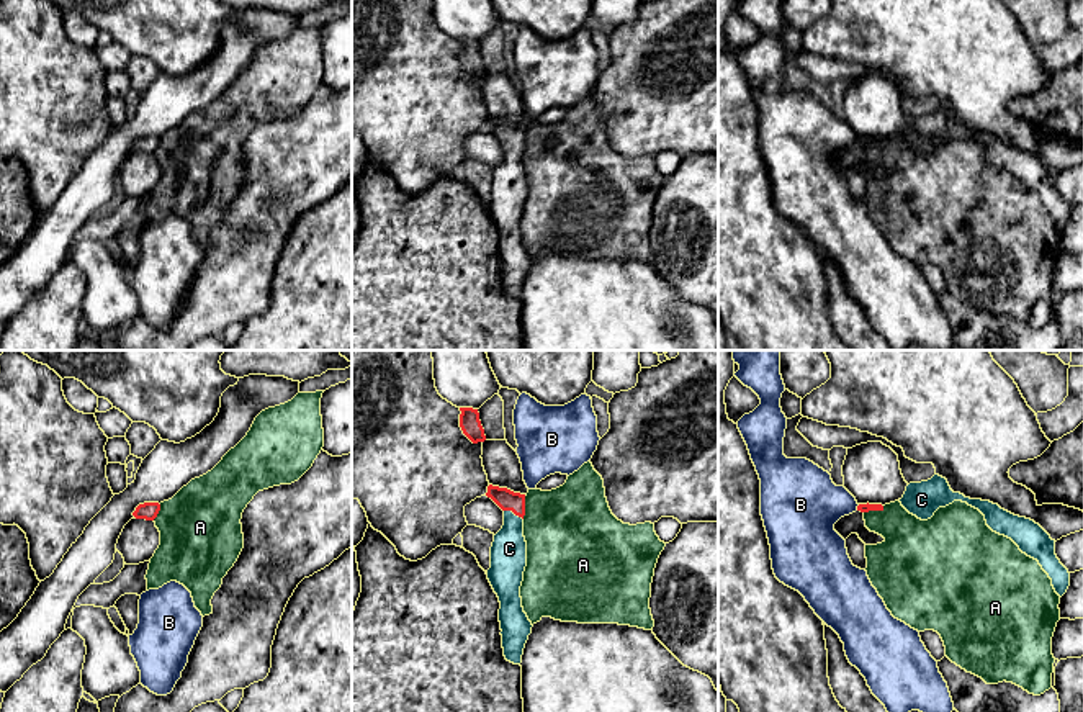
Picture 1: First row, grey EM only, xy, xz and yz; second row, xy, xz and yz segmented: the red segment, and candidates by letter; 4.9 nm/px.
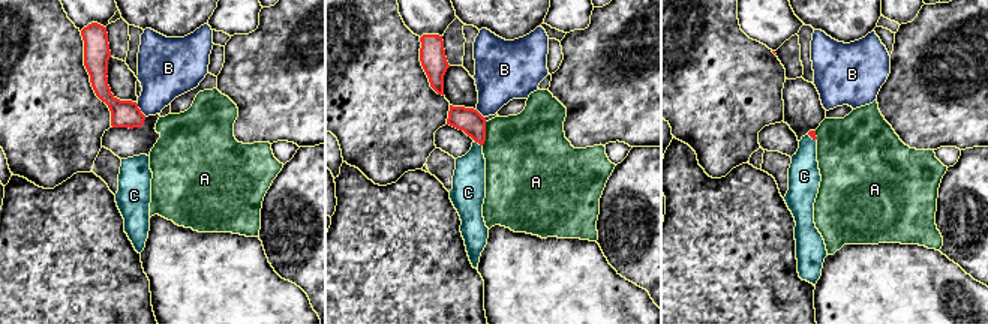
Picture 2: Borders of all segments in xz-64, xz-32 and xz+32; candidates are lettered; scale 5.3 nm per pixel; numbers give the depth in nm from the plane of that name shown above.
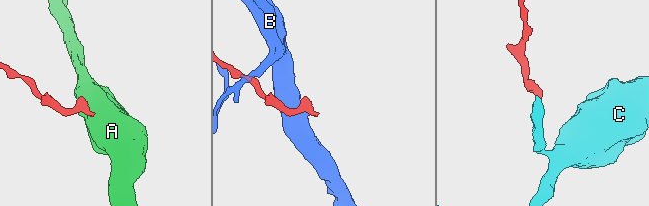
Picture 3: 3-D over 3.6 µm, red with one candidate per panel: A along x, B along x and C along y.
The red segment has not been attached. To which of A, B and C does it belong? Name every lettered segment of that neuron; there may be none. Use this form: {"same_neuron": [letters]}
{"same_neuron": ["C"]}

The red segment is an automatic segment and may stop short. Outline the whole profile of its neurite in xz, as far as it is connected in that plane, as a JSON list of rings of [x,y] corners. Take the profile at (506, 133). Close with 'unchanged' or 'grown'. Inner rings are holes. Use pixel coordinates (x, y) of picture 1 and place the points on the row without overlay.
[[[489,118],[486,129],[504,144],[504,159],[494,169],[491,201],[486,208],[501,236],[499,255],[504,290],[507,295],[520,298],[533,260],[524,246],[520,231],[527,200],[527,175],[524,170],[525,128]]]; grown

